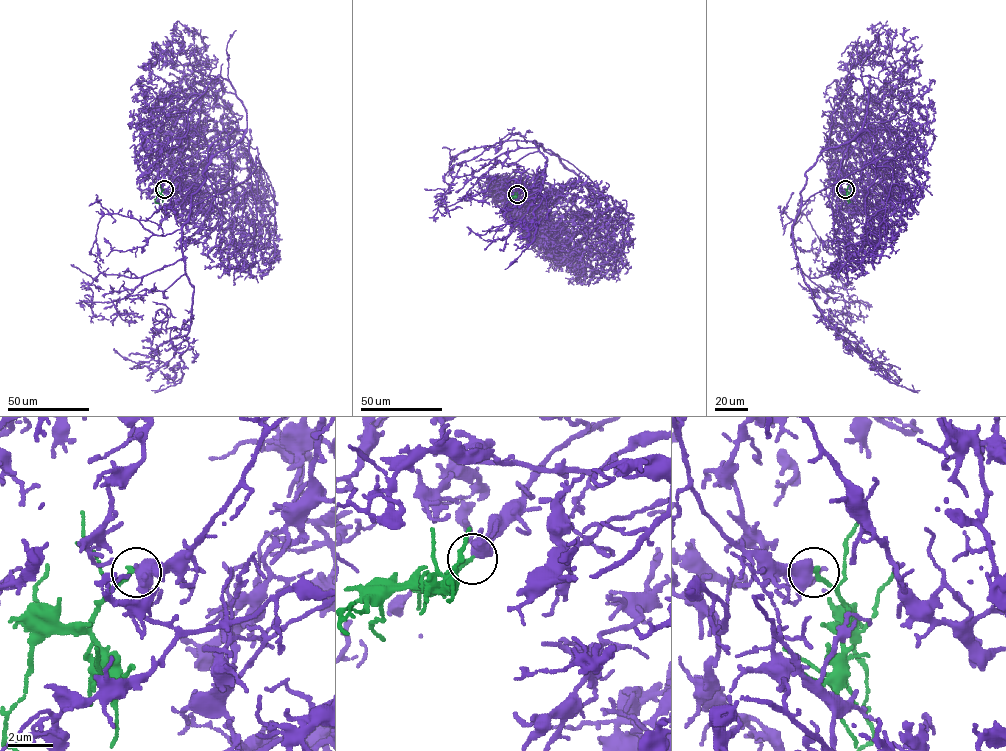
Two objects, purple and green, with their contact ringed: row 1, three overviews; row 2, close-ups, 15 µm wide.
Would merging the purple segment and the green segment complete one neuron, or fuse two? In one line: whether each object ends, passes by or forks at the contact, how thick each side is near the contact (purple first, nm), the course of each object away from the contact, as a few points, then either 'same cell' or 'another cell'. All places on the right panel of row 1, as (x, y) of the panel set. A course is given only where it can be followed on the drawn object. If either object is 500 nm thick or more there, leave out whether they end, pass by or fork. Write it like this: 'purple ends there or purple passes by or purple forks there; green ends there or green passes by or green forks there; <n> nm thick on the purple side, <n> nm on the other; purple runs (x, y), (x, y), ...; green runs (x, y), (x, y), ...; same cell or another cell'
500 nm thick on the purple side, 240 nm on the other; purple runs (845, 189), (836, 170), (865, 128), (806, 172), (792, 228), (801, 274), (850, 346), (885, 378), (920, 390); green runs (845, 189), (848, 203); same cell

